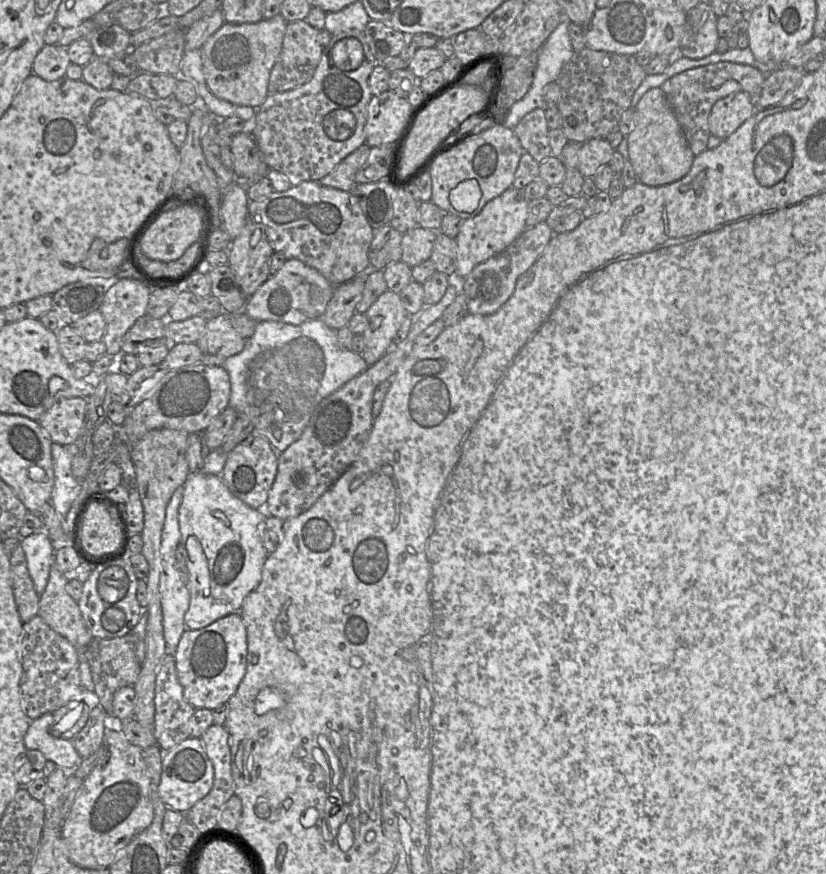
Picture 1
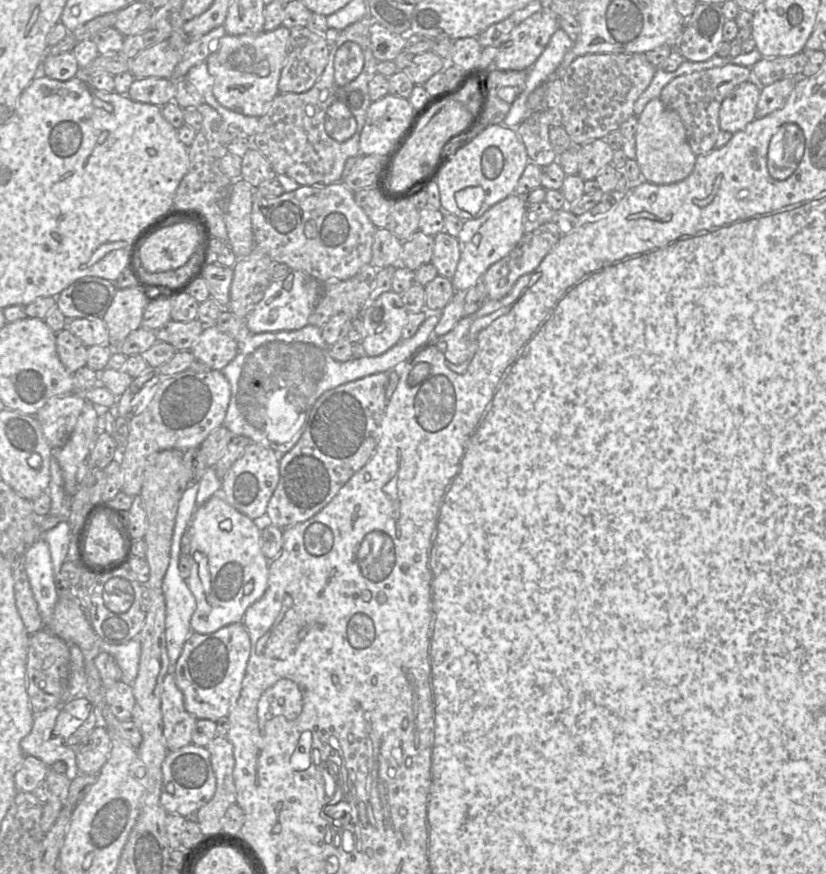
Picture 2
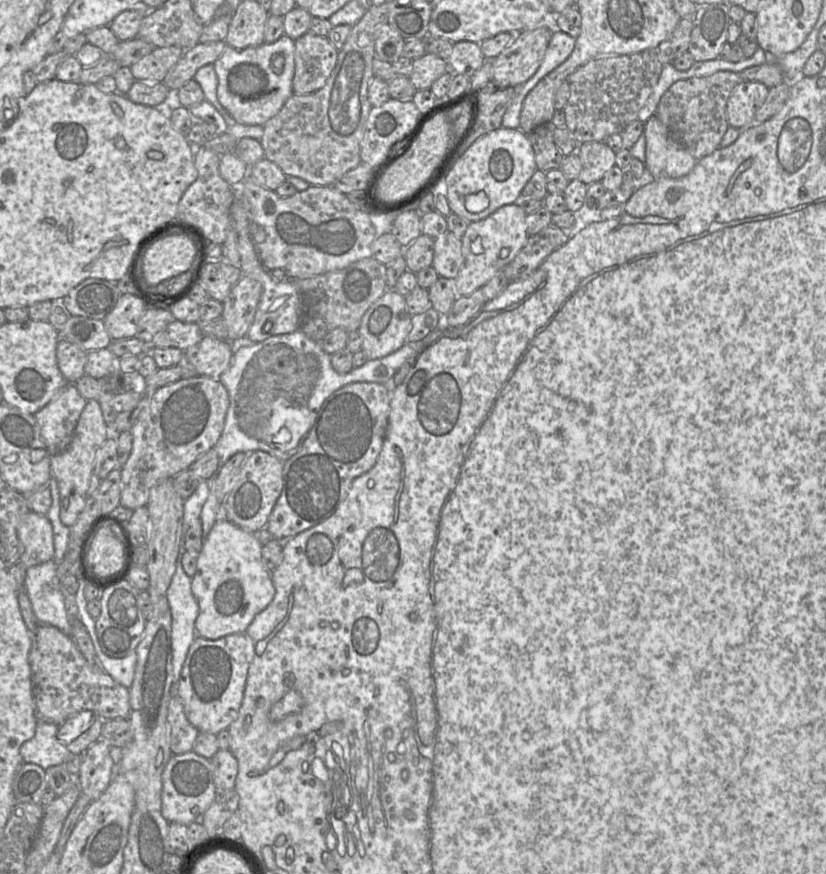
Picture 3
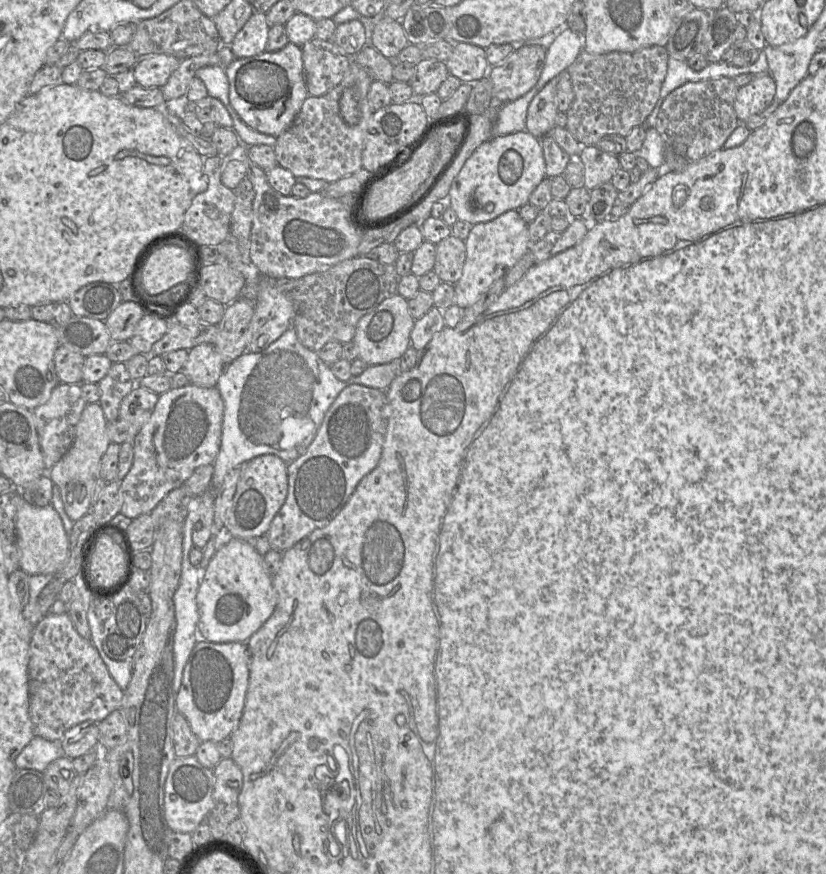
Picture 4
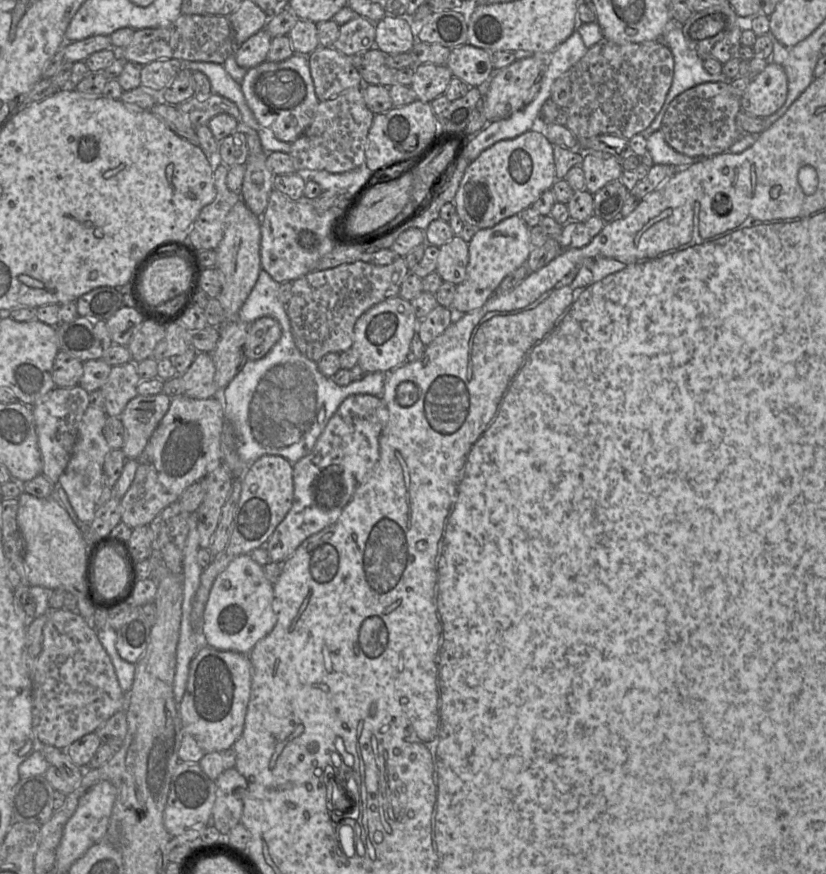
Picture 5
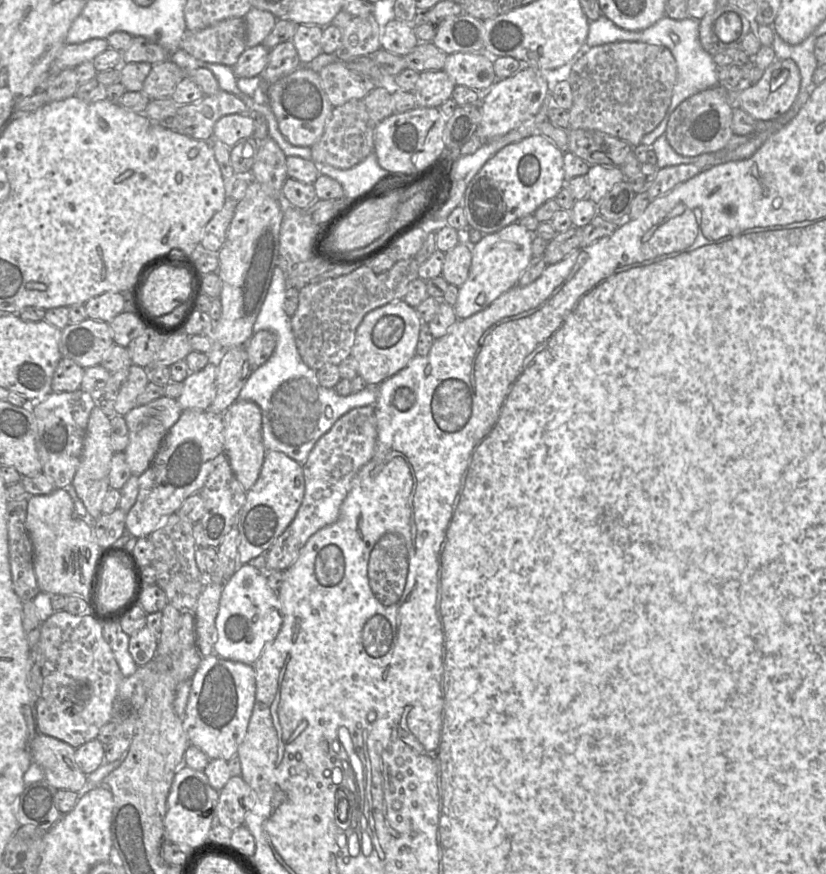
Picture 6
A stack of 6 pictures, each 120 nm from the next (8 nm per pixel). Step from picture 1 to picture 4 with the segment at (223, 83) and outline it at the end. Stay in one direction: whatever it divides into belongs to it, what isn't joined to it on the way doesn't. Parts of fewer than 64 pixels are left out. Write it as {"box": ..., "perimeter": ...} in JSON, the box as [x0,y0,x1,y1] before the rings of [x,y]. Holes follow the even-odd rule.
{"box":[225,42,308,137],"perimeter":[[[289,42],[281,50],[236,58],[225,67],[229,100],[241,120],[250,128],[278,137],[293,122],[308,96],[301,47]]]}

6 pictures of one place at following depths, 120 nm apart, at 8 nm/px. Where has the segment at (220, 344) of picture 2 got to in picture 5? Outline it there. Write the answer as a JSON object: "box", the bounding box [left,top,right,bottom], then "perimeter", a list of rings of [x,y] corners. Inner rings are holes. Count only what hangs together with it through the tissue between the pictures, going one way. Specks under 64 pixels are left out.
{"box":[182,352,219,399],"perimeter":[[[198,352],[194,362],[182,375],[185,395],[195,399],[207,399],[219,395],[215,382],[215,364],[212,354]]]}

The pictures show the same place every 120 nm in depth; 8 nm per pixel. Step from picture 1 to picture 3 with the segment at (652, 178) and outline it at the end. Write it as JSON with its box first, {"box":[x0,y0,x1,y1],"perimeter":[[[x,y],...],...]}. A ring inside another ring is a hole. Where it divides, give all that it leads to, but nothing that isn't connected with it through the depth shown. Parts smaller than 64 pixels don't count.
{"box":[644,115,696,178],"perimeter":[[[653,115],[644,123],[646,139],[645,168],[656,178],[679,178],[696,165],[696,158],[670,134],[668,128]]]}

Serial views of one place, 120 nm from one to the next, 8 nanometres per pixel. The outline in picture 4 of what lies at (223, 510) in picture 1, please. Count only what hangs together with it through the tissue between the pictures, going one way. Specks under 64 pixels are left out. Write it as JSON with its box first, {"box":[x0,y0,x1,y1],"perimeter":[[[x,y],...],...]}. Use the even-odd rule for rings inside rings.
{"box":[197,537,277,642],"perimeter":[[[233,537],[216,551],[209,562],[198,589],[197,603],[200,611],[199,628],[207,641],[247,642],[271,617],[277,606],[273,576],[268,573],[263,555],[248,540]]]}

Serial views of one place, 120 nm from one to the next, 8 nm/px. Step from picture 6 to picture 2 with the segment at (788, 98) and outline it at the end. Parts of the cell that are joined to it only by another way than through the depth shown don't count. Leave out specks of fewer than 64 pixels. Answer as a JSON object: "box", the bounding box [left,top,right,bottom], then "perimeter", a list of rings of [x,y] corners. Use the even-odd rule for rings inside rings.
{"box":[719,81,761,134],"perimeter":[[[755,81],[739,84],[723,100],[719,110],[719,126],[732,134],[743,130],[757,117],[761,86]]]}

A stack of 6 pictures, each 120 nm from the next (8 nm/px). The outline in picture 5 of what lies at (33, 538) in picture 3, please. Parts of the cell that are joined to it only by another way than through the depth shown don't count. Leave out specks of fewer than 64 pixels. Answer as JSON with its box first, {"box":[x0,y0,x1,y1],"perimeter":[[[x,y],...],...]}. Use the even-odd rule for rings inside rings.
{"box":[17,492,91,599],"perimeter":[[[22,492],[18,497],[17,523],[24,542],[24,563],[26,566],[27,583],[31,586],[42,586],[50,590],[65,589],[73,593],[78,599],[86,595],[85,572],[91,542],[87,545],[82,531],[73,522],[66,509],[52,497],[36,498]]]}

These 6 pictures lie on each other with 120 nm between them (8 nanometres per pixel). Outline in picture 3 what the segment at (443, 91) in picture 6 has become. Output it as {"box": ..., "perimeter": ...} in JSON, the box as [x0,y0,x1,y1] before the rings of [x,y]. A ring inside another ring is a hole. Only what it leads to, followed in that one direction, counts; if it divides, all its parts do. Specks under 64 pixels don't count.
{"box":[408,53,450,90],"perimeter":[[[425,53],[422,57],[413,60],[412,71],[408,78],[416,90],[425,90],[430,89],[434,81],[447,71],[450,71],[447,60]]]}

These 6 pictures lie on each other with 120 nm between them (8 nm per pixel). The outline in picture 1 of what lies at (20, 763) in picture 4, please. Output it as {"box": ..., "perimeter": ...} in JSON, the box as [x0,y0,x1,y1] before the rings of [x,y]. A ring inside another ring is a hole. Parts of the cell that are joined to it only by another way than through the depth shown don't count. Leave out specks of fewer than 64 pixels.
{"box":[25,713,82,772],"perimeter":[[[52,713],[31,720],[25,735],[26,750],[39,750],[47,759],[67,772],[77,769],[82,757],[74,747],[73,739],[58,737]]]}

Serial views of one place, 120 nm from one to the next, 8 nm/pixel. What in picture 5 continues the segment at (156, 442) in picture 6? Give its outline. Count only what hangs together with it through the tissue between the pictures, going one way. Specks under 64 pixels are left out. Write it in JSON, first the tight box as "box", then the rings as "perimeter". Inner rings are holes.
{"box":[119,392,171,459],"perimeter":[[[164,392],[155,395],[136,395],[119,418],[125,427],[122,450],[128,459],[138,459],[153,432],[167,413],[171,397]]]}

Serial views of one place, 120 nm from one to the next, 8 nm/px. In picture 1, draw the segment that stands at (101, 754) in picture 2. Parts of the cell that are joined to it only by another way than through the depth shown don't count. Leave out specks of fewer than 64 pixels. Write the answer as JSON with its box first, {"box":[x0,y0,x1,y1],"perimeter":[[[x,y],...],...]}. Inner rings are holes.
{"box":[74,706,104,758],"perimeter":[[[100,706],[90,711],[89,719],[83,729],[74,737],[74,747],[83,758],[94,754],[104,742],[104,712]]]}

